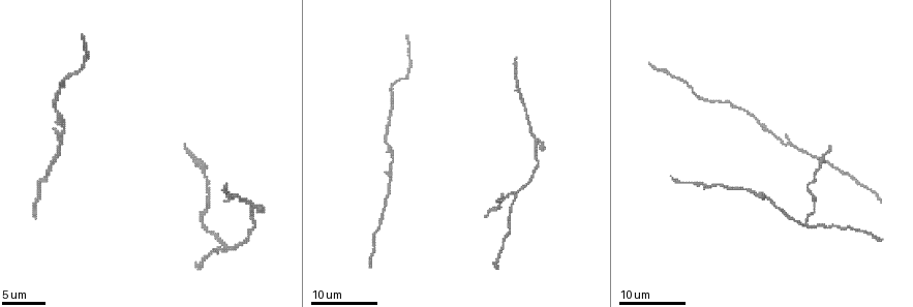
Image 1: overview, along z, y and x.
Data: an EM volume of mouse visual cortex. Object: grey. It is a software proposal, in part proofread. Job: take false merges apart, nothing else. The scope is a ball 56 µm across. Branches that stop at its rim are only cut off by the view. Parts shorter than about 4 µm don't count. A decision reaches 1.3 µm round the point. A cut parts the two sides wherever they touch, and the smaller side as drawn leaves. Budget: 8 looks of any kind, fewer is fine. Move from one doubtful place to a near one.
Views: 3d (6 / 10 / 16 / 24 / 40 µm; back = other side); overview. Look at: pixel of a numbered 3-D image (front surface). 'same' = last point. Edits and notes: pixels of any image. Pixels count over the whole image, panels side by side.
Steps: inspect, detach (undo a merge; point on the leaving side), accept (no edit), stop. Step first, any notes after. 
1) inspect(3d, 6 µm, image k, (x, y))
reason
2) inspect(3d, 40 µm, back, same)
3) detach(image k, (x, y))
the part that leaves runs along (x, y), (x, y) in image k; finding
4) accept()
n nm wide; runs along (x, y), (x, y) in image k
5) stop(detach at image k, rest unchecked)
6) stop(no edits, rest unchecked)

inspect(3d, 16 µm, image 1, (837, 168))
narrows sharply

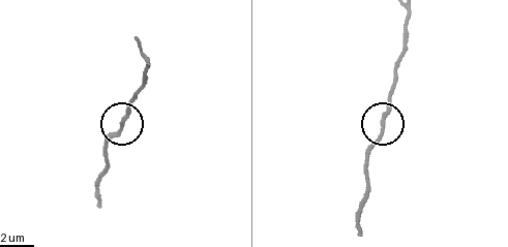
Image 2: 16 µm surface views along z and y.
inspect(3d, 10 µm, image 2, (121, 128))

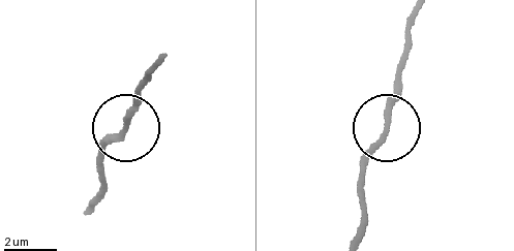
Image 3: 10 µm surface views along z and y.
accept()
all the same neuron

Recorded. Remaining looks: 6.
inspect(3d, 16 µm, image 1, (389, 181))
three-way junction

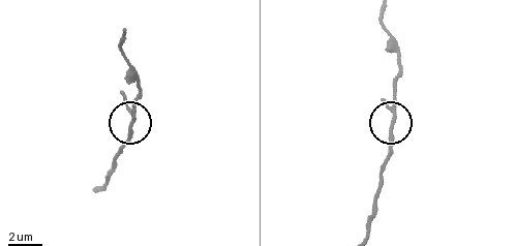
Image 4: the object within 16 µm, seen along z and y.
inspect(3d, 10 µm, image 4, (394, 115))

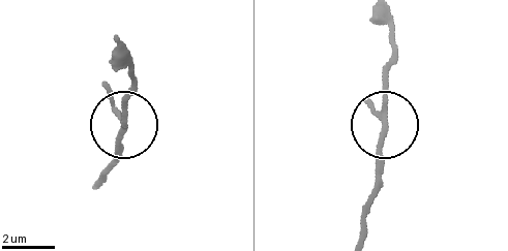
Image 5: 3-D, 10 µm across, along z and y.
accept()
all the same neuron

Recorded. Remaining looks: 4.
inspect(3d, 24 µm, image 1, (762, 126))
calibre changes

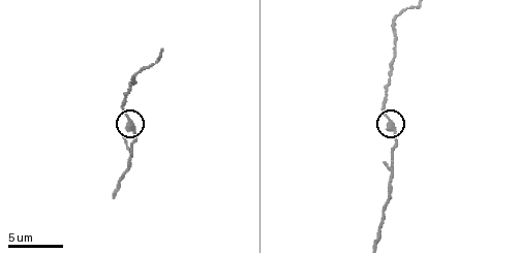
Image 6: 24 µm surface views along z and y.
inspect(3d, 10 µm, image 6, (392, 124))

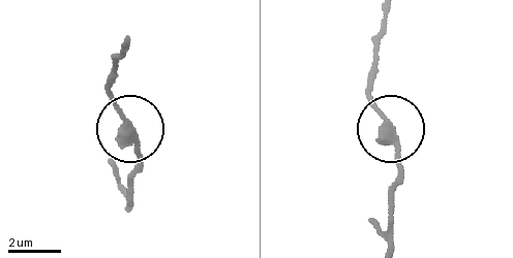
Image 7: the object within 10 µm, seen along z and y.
accept()
310 nm wide; all the same neuron

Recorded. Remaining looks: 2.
inspect(3d, 16 µm, image 1, (503, 197))
sudden change in width

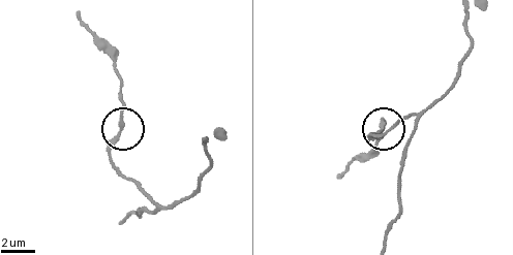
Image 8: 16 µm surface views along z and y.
inspect(3d, 10 µm, image 8, (120, 127))

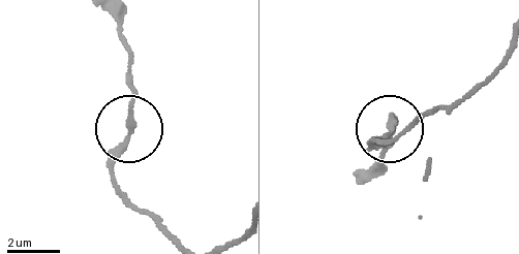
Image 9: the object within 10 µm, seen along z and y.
accept()
160 nm wide; runs along (362, 176), (386, 151), (395, 116), (388, 133), (374, 141) in image 9; one neuron here

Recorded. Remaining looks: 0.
stop(no edits, rest unchecked)

